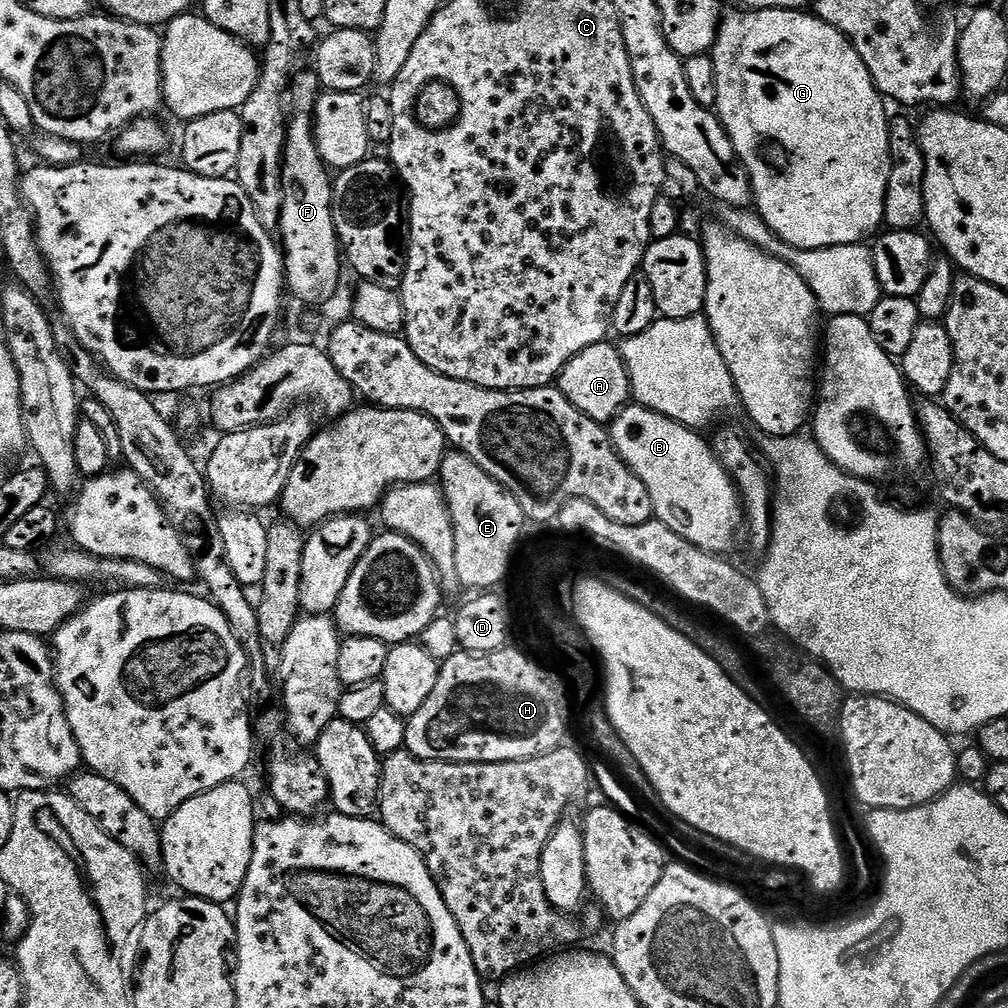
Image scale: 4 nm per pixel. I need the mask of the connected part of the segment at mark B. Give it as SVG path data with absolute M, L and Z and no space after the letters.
M625 406L616 419L611 421L610 435L616 452L642 478L646 490L650 494L650 502L656 511L655 519L660 520L674 534L686 538L703 552L713 554L728 554L732 543L736 540L736 531L742 528L742 505L740 493L730 474L718 462L711 443L703 440L701 433L694 428L687 428L685 424L674 422L662 414L643 406Z

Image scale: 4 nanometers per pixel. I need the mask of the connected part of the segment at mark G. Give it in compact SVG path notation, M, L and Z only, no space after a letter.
M739 10L723 17L720 31L716 33L716 43L711 50L714 70L718 70L718 102L714 109L720 117L721 124L732 140L734 150L740 161L746 166L748 177L752 183L752 198L758 215L786 242L802 250L818 250L843 244L859 244L867 241L877 231L876 227L884 224L884 203L890 178L892 155L890 154L890 134L888 122L890 112L884 109L885 97L874 86L870 70L866 70L866 62L854 50L854 46L834 26L822 22L814 14L807 16L807 11L791 12L790 10L758 10L749 12Z

